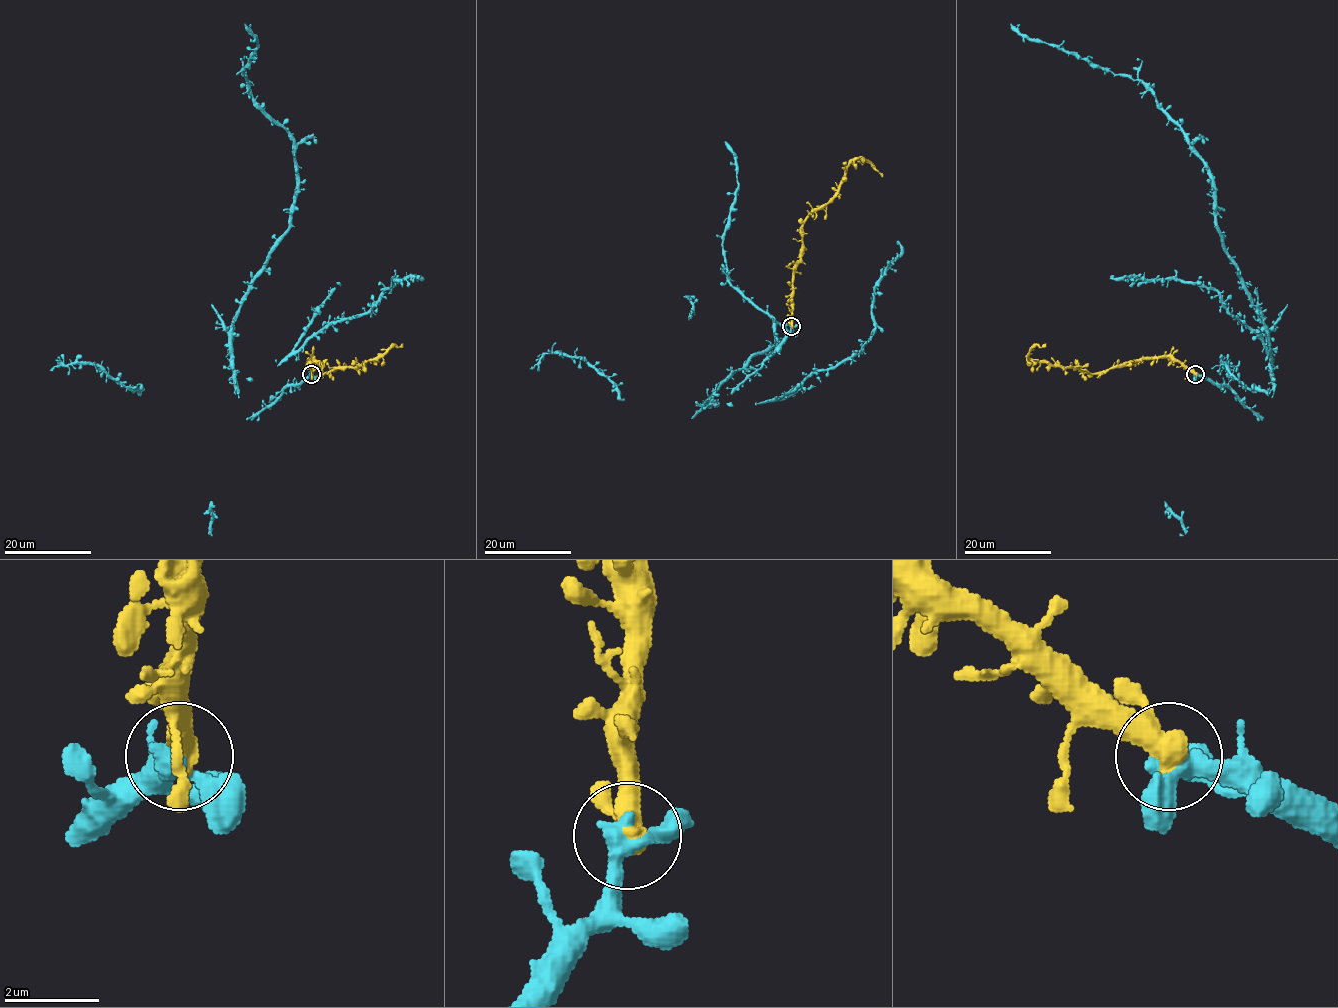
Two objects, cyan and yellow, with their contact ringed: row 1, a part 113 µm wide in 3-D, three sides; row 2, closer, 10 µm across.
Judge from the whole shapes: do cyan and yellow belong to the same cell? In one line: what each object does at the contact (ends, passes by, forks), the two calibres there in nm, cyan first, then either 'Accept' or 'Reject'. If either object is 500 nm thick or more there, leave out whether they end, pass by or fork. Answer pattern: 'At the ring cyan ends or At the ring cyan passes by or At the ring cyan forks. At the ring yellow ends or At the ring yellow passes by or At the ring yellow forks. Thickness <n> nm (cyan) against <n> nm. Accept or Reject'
Thickness 380 nm (cyan) against 600 nm. Accept

